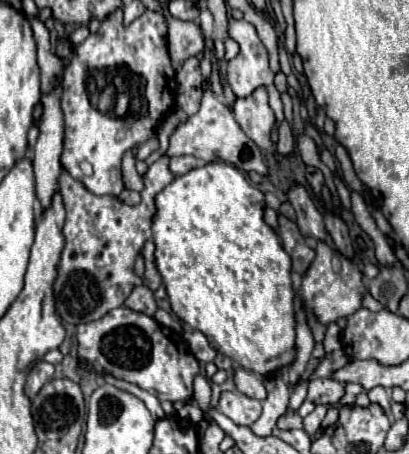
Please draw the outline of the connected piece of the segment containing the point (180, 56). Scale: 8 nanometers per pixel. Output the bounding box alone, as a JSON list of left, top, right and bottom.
[168,16,204,70]

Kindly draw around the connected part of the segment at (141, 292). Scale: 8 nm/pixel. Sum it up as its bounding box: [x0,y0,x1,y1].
[124,286,158,316]

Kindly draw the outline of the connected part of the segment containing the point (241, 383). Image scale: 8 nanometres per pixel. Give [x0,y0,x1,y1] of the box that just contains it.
[234,366,266,400]

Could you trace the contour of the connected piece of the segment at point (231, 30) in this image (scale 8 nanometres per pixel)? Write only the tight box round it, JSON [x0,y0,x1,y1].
[226,20,284,122]

